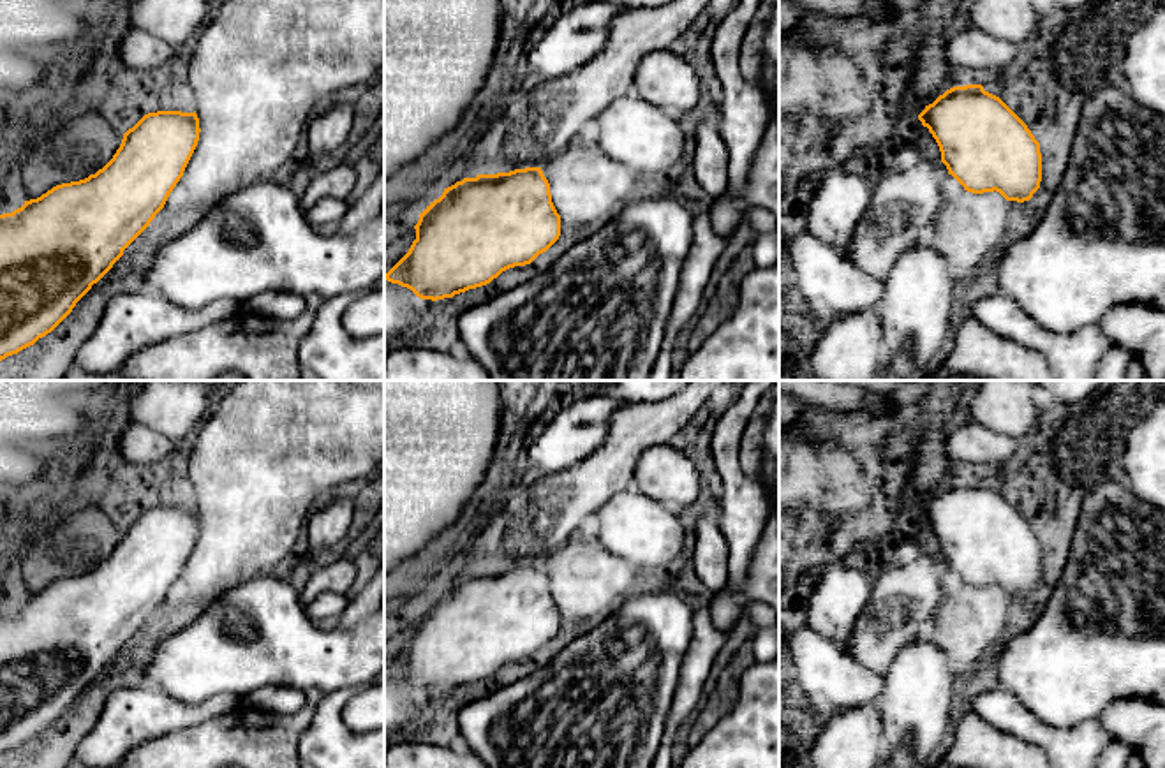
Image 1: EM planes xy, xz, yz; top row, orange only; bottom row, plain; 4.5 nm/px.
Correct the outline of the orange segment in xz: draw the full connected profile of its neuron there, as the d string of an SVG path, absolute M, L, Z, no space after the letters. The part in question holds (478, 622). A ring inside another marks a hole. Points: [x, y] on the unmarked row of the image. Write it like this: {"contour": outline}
{"contour": "M525 562L456 576L419 608L414 624L416 634L386 675L437 696L486 680L509 662L531 659L559 634L560 609L541 562Z"}

